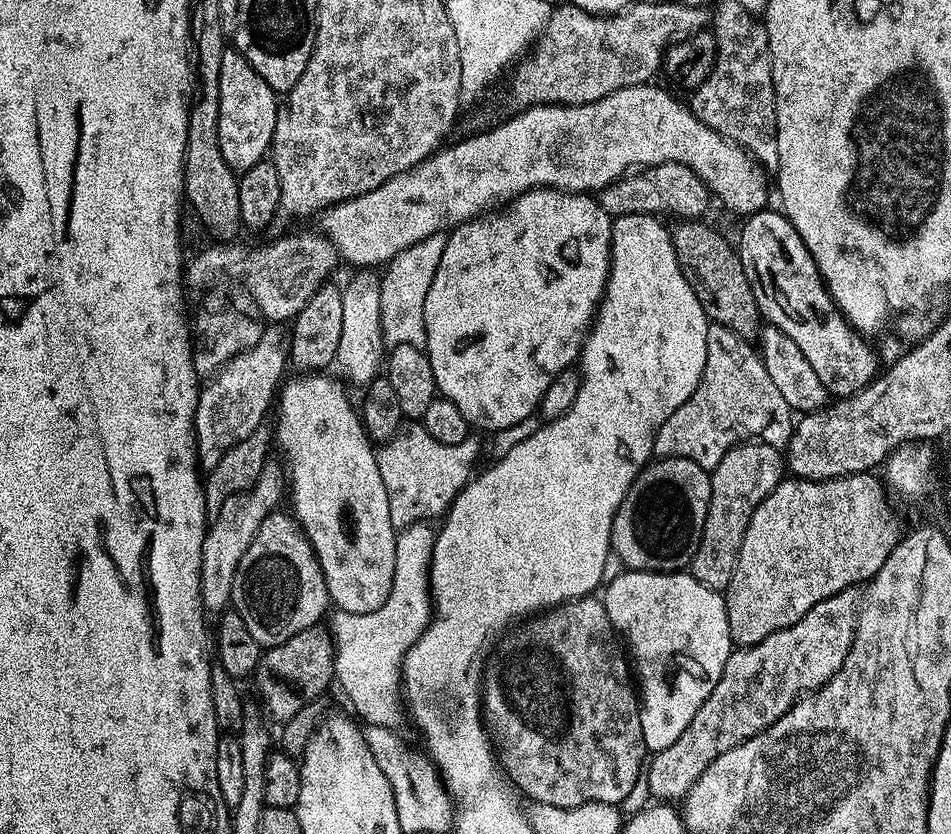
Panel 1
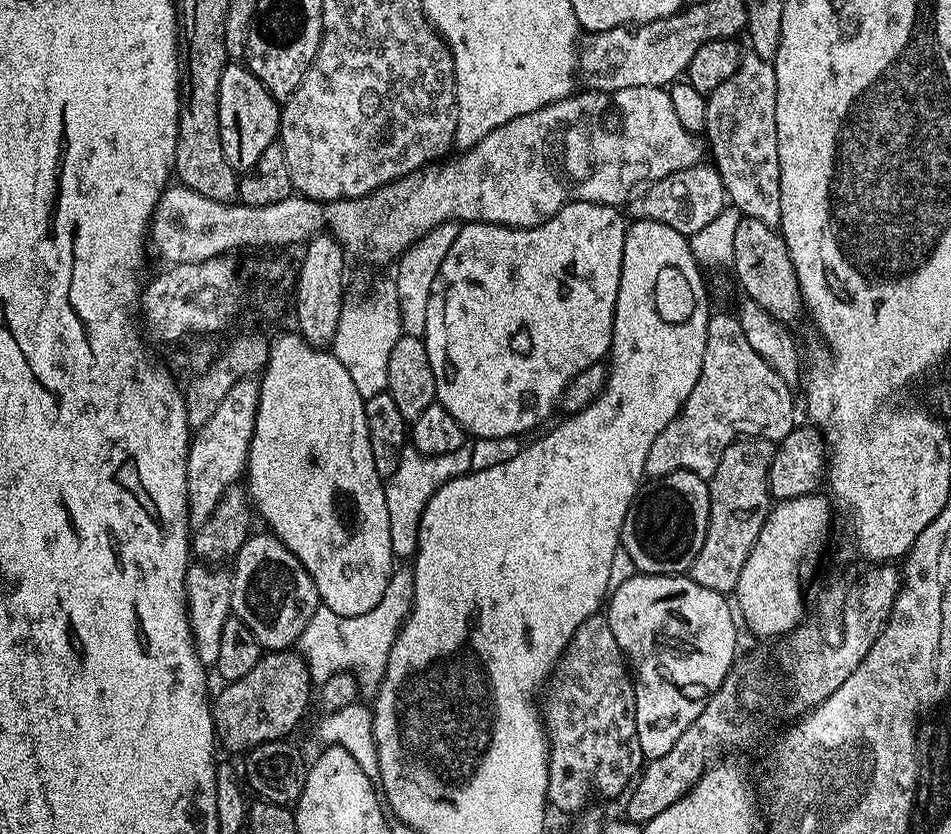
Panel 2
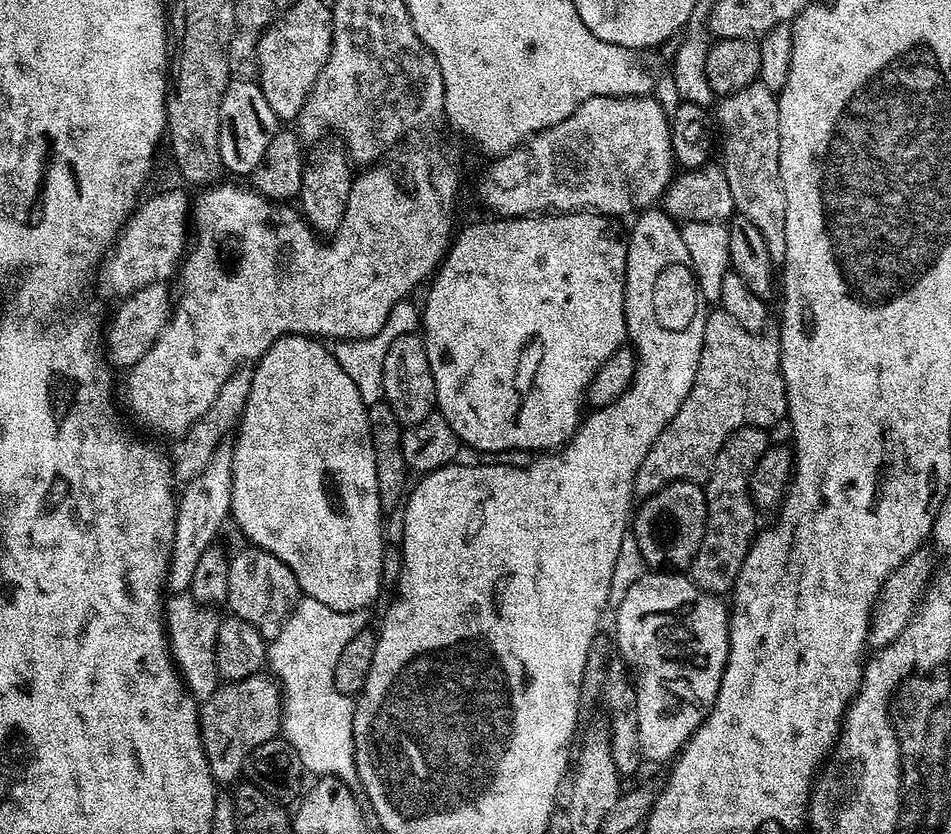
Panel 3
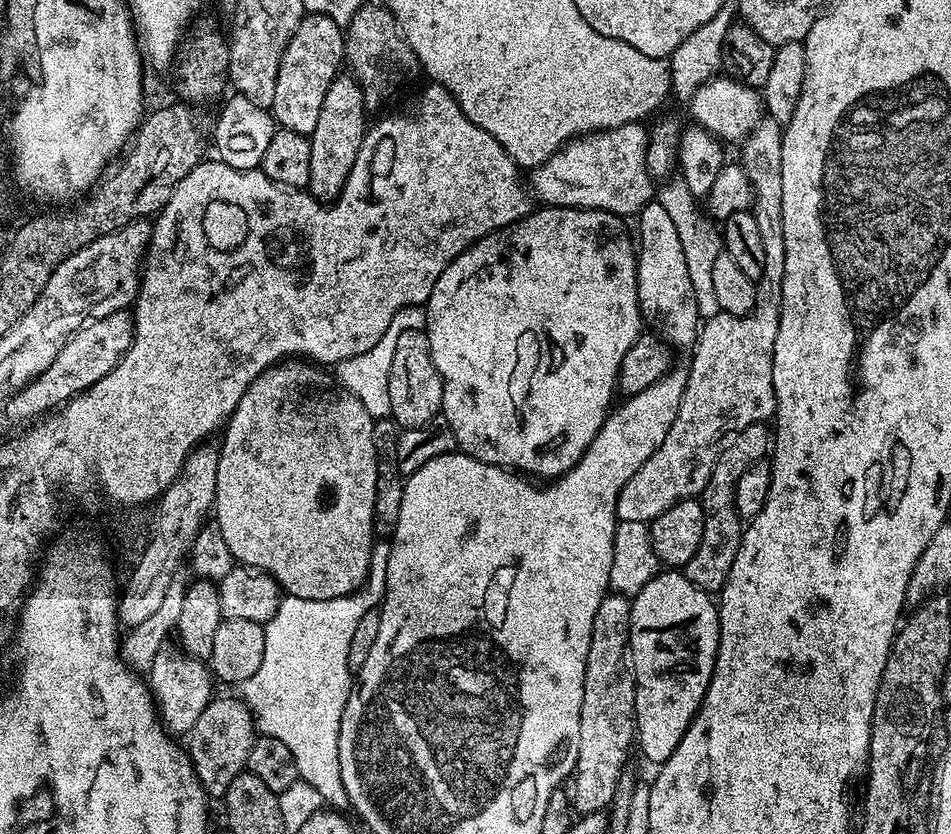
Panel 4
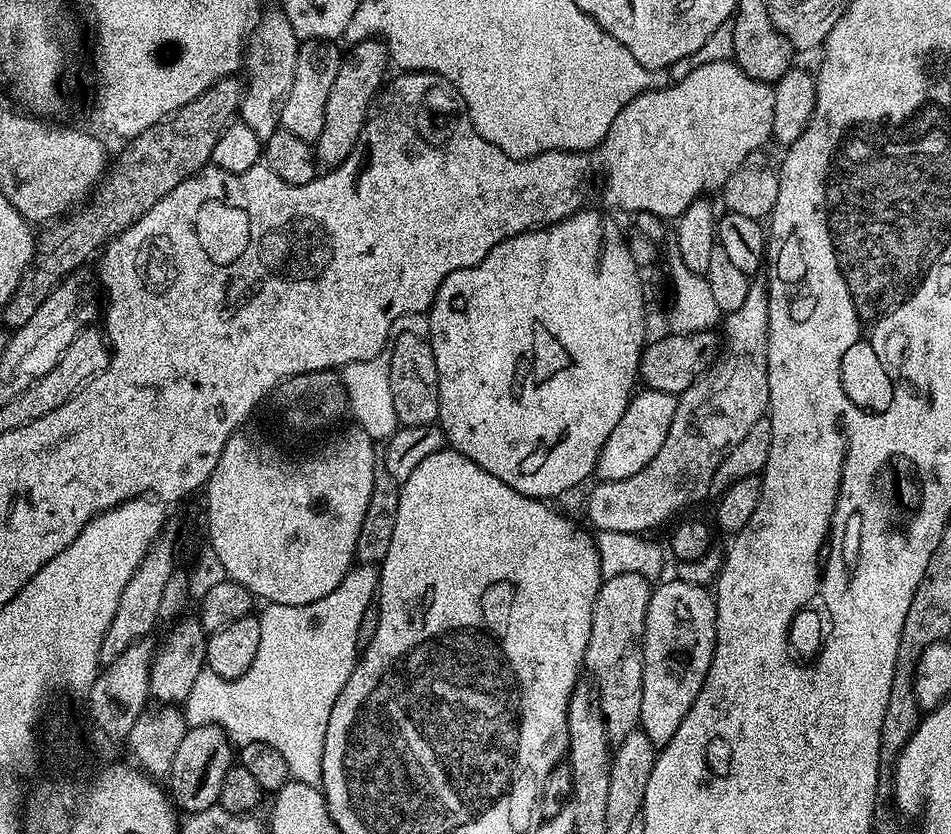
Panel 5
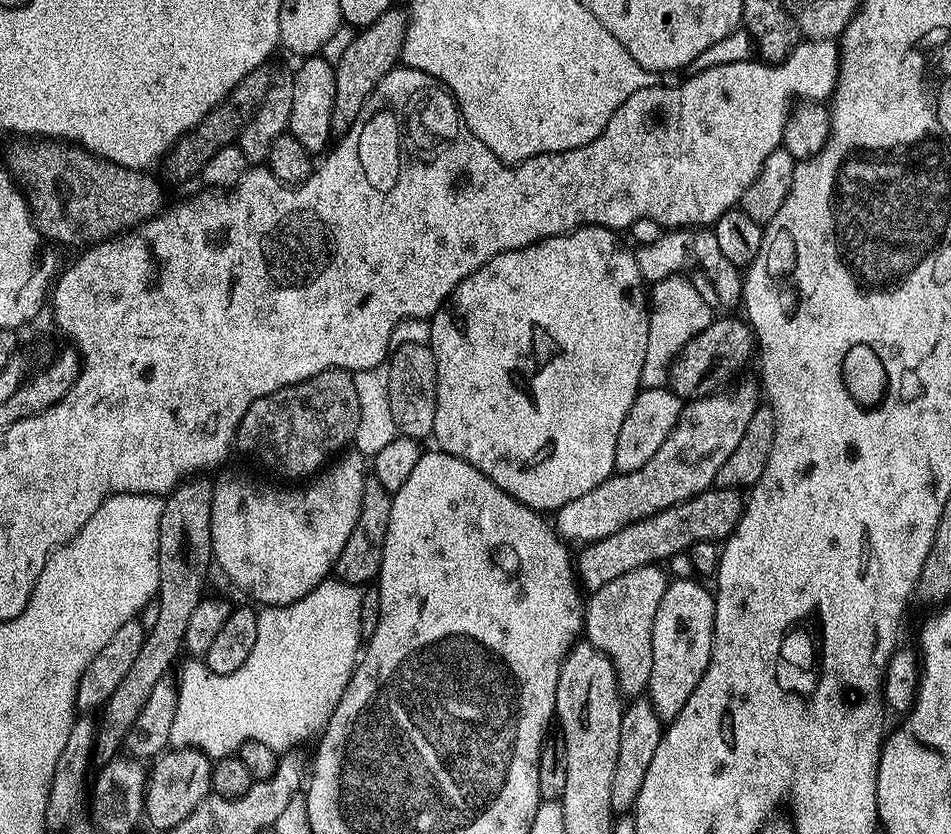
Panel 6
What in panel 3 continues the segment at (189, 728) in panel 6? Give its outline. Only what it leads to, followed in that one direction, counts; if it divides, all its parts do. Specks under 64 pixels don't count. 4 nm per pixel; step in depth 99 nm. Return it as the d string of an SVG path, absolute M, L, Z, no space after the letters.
M301 598L296 602L296 609L288 615L284 629L268 644L267 667L280 685L284 697L284 719L282 736L302 758L305 773L313 777L335 776L352 778L356 775L354 762L354 740L352 738L352 715L356 709L353 697L344 696L334 686L334 670L342 654L342 646L350 642L359 632L365 631L364 612L339 612L322 606L322 602Z

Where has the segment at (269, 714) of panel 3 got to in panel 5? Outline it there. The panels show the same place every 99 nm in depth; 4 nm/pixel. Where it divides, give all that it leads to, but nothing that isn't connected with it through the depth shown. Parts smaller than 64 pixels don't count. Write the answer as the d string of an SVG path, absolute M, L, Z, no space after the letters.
M198 724L187 729L175 751L173 764L166 775L166 788L181 813L191 814L213 807L219 801L222 778L234 764L234 745L223 728L216 724Z

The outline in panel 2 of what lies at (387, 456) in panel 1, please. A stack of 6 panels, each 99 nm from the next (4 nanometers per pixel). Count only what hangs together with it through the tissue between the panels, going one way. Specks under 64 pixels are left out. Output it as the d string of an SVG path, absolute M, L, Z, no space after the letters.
M465 446L442 456L426 456L416 448L405 447L399 469L385 481L386 508L390 519L390 544L393 555L409 559L416 553L422 514L430 498L446 482L473 471L471 447Z

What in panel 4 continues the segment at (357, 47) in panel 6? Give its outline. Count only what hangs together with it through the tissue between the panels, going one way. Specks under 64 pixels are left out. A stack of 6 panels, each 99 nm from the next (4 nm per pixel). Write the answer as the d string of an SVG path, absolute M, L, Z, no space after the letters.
M338 74L334 82L330 82L330 90L326 90L326 98L322 102L322 111L318 114L318 123L314 126L310 137L310 182L307 191L321 202L331 202L339 196L346 186L346 178L350 170L354 170L354 158L358 158L358 150L364 141L366 123L364 124L364 91L360 83L351 74Z

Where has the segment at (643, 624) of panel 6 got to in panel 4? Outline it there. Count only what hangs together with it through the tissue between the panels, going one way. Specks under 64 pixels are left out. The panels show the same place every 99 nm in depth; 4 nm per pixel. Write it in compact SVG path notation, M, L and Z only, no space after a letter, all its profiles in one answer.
M609 594L602 598L598 614L594 614L594 626L590 634L590 650L586 658L584 697L578 730L578 762L574 773L576 789L571 789L570 799L577 813L604 812L614 798L618 778L626 771L628 751L633 751L636 739L636 686L626 663L628 652L628 623L632 605L625 596Z

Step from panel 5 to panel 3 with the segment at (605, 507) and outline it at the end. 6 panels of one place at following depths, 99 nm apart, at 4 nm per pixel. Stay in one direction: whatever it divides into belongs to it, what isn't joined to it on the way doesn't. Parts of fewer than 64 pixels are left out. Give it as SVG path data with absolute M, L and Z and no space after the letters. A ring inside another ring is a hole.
M757 82L723 97L719 101L720 105L717 103L715 108L717 107L716 120L720 123L718 152L720 148L721 158L719 159L726 174L726 182L730 182L730 195L734 198L736 212L754 222L754 227L762 234L762 242L766 242L766 250L770 250L773 265L780 266L786 258L786 190L782 190L780 173L780 135L776 97L777 93ZM723 310L709 311L706 330L702 338L702 354L698 358L698 374L694 374L694 386L690 386L690 394L686 394L686 402L682 402L682 410L674 414L670 426L658 434L658 442L642 458L642 466L638 466L638 474L634 478L634 493L637 497L652 496L659 488L673 484L679 480L707 481L712 473L714 458L718 450L739 430L739 428L762 428L772 430L779 420L788 415L786 402L786 386L780 369L780 342L775 335L764 336L760 332L751 332L738 322L729 312Z

